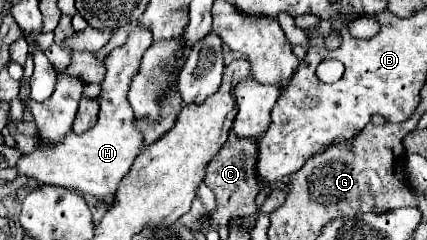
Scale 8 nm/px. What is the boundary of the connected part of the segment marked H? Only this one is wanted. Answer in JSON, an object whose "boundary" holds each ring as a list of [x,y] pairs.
{"boundary":[[[140,22],[138,26],[132,26],[128,40],[122,46],[114,48],[104,58],[106,78],[98,94],[100,114],[94,128],[90,128],[86,134],[80,136],[70,132],[62,142],[58,142],[58,146],[54,146],[54,150],[46,150],[46,154],[42,154],[42,150],[34,150],[32,154],[22,156],[16,164],[18,174],[36,178],[44,184],[64,186],[80,194],[92,194],[94,198],[110,206],[114,202],[118,184],[122,182],[124,176],[128,176],[134,160],[140,156],[144,148],[144,136],[134,126],[134,114],[130,110],[130,104],[126,102],[126,90],[132,74],[138,70],[140,56],[144,54],[146,46],[150,46],[150,42],[152,42],[150,28],[142,26]]]}

